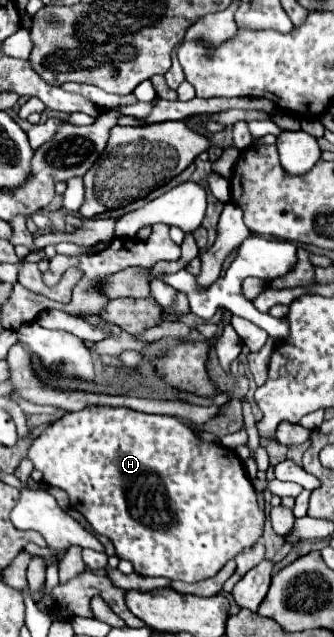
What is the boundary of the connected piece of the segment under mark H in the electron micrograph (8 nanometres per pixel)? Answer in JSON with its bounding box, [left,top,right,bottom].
[27,405,265,583]

